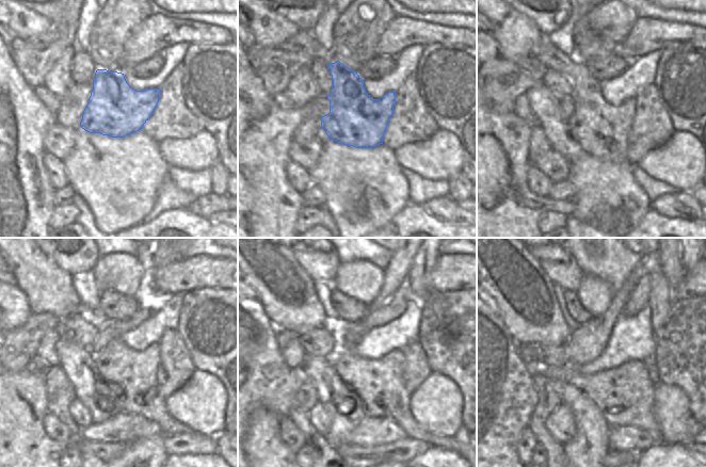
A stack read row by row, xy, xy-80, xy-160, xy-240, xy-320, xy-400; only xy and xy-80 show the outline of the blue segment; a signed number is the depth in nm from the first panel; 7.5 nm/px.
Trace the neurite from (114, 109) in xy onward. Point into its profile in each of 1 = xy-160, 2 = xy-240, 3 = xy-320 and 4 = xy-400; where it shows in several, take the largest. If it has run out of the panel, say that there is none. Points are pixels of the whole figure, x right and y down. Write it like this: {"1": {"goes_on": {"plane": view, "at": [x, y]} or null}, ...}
{"1": {"goes_on": {"plane": "xy-160", "at": [602, 129]}}, "2": {"goes_on": {"plane": "xy-240", "at": [132, 374]}}, "3": {"goes_on": {"plane": "xy-320", "at": [380, 383]}}, "4": {"goes_on": {"plane": "xy-400", "at": [625, 395]}}}

